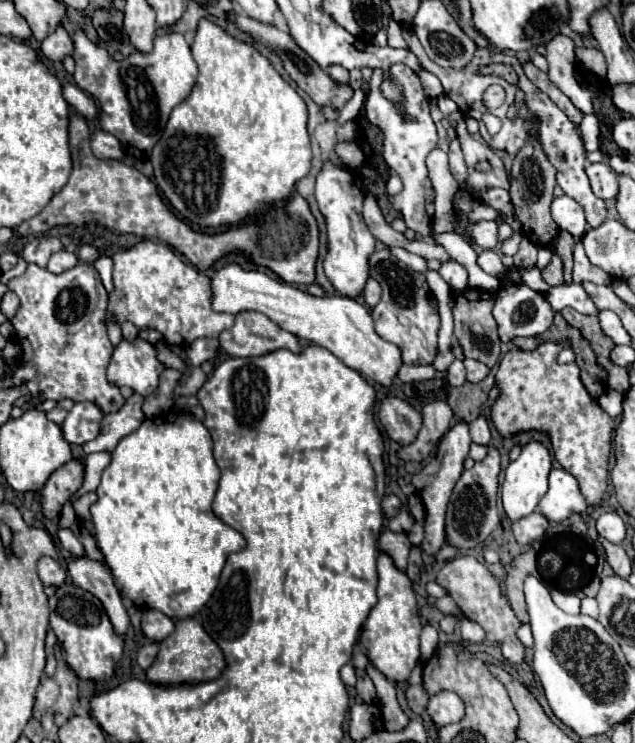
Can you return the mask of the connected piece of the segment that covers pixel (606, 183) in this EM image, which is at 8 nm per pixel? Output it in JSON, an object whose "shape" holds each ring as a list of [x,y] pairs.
{"shape":[[[599,162],[599,164],[585,164],[585,174],[589,178],[591,190],[595,196],[609,200],[617,196],[617,172],[607,164],[607,162]]]}

